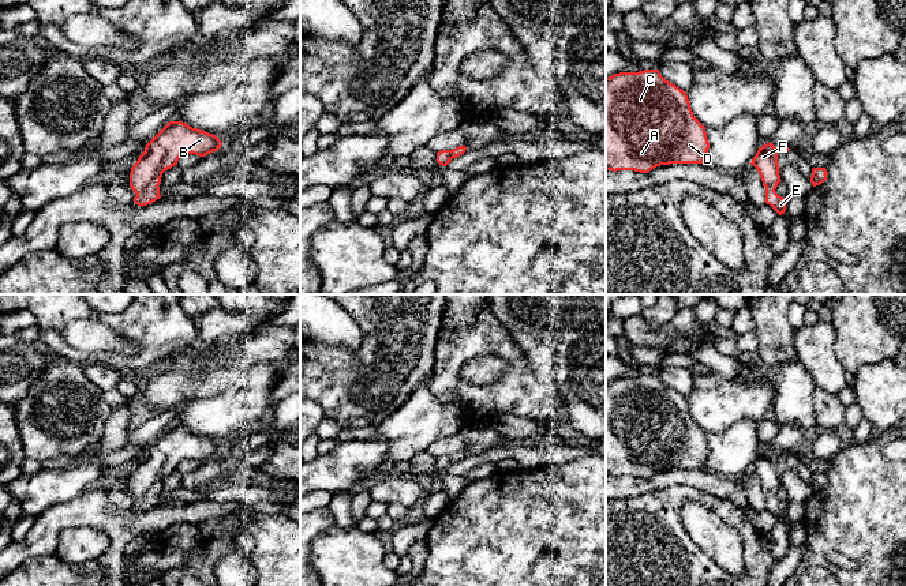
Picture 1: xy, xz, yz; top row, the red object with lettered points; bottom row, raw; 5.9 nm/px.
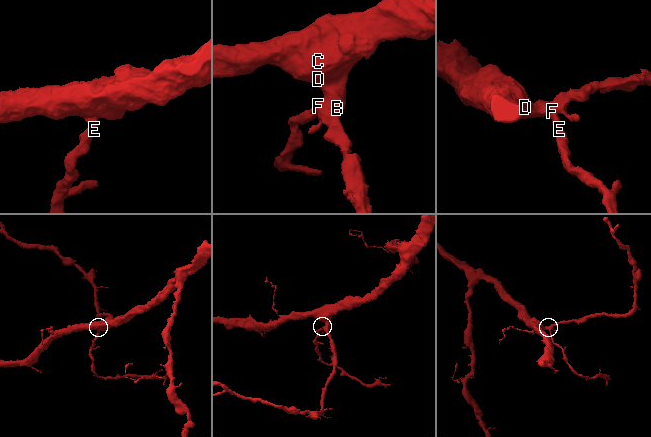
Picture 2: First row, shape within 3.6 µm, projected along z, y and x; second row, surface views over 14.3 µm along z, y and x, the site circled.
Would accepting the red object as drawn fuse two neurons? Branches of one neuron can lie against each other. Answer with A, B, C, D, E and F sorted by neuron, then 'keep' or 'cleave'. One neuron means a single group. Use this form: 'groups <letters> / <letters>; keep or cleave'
groups A B C D E F; keep

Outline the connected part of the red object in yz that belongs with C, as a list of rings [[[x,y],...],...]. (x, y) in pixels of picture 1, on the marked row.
[[[659,70],[619,72],[606,78],[606,170],[648,173],[670,164],[704,164],[710,149],[705,127],[693,116],[686,91],[666,80]]]

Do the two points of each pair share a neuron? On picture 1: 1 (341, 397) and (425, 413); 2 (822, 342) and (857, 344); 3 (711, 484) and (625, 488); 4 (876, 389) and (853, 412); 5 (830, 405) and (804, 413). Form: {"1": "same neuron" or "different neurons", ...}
{"1": "different neurons", "2": "different neurons", "3": "same neuron", "4": "different neurons", "5": "different neurons"}

